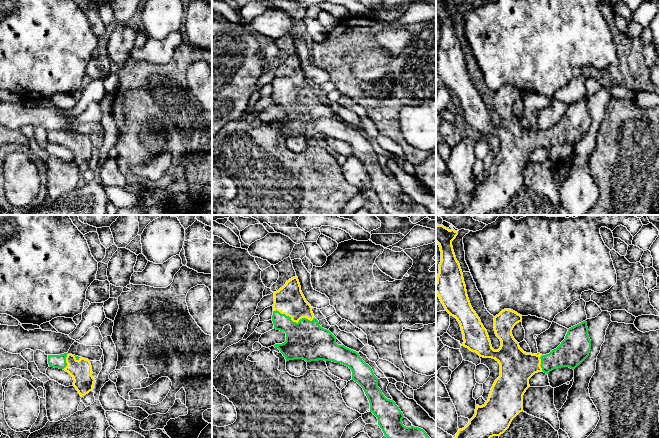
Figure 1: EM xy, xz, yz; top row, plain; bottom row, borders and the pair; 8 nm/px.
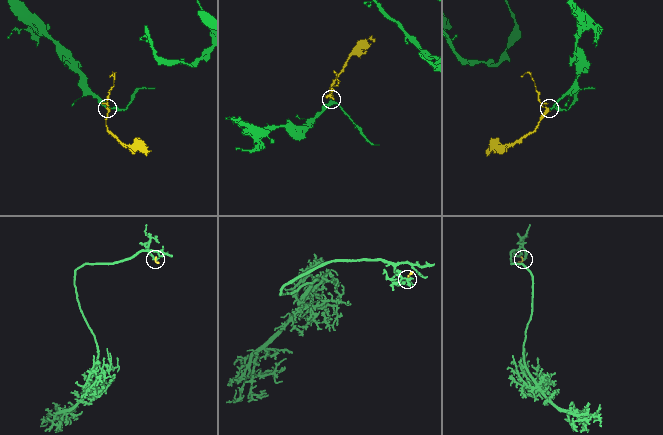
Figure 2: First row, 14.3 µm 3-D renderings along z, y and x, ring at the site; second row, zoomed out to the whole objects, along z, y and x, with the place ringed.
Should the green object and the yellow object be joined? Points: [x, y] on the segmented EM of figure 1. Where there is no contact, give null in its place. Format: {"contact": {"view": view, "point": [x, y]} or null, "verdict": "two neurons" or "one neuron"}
{"contact": {"view": "xz", "point": [294, 322]}, "verdict": "one neuron"}

